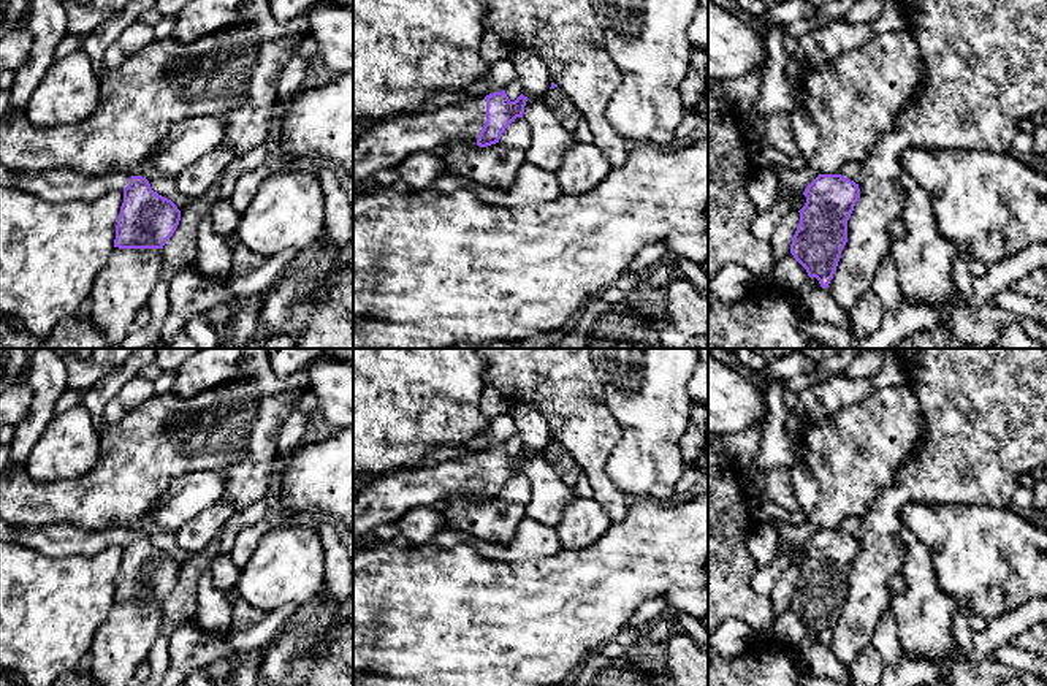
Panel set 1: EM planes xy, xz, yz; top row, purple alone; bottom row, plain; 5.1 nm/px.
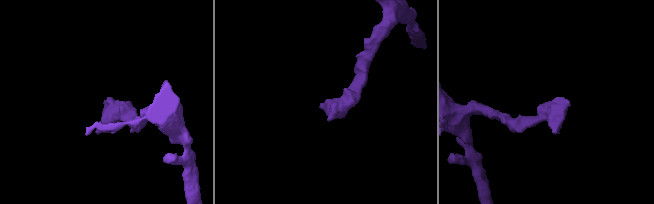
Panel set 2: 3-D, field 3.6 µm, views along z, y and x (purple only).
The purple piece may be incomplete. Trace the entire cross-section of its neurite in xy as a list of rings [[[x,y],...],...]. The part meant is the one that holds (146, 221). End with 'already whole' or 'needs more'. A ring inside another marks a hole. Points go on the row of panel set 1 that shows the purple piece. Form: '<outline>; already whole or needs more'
[[[57,168],[40,173],[21,171],[13,174],[13,185],[54,203],[93,201],[111,190],[122,192],[124,203],[114,239],[114,247],[119,249],[163,249],[181,220],[177,206],[155,193],[143,176],[87,176],[70,168]]]; needs more

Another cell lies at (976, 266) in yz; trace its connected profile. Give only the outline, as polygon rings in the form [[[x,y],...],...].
[[[957,246],[957,257],[966,263],[973,277],[984,277],[987,274],[988,266],[974,258],[966,249]]]

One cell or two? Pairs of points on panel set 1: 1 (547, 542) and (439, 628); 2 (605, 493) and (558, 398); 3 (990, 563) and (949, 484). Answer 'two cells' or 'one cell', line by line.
1: two cells
2: one cell
3: two cells

